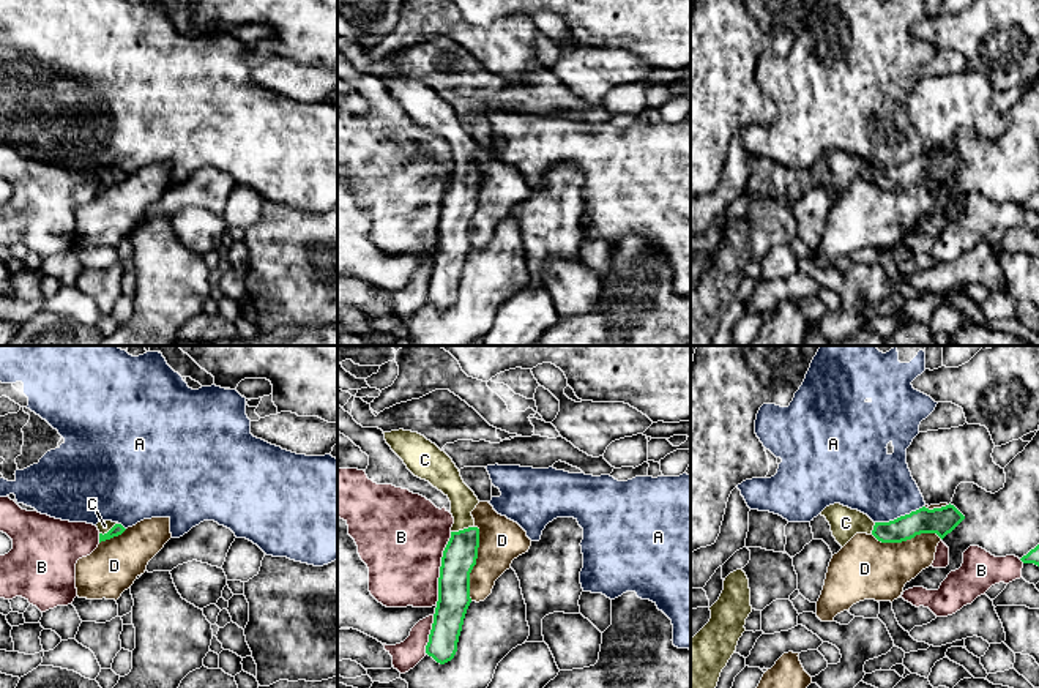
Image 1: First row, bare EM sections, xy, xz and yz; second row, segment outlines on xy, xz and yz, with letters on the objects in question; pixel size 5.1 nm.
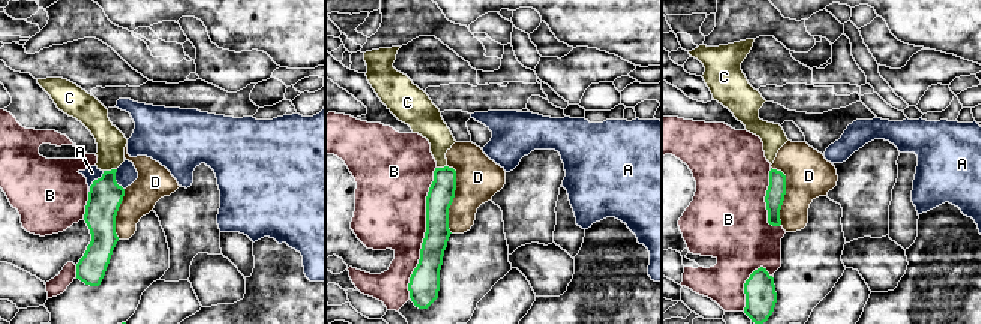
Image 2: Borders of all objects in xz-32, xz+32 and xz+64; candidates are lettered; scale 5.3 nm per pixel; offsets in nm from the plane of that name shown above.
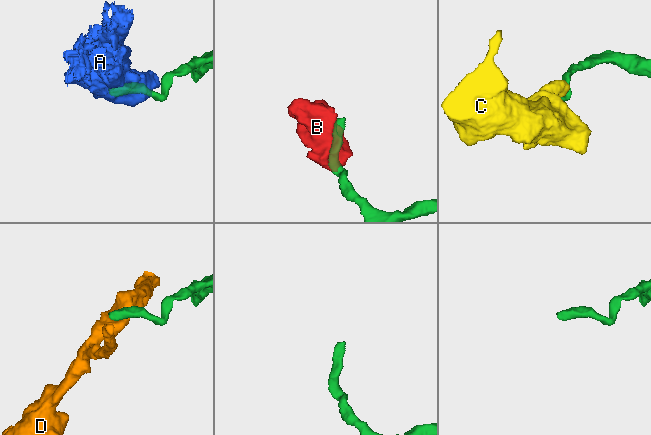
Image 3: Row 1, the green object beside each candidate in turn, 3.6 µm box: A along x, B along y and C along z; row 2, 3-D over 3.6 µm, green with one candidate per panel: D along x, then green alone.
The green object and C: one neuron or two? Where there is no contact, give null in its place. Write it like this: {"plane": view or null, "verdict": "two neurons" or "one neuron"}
{"plane": "xz", "verdict": "one neuron"}

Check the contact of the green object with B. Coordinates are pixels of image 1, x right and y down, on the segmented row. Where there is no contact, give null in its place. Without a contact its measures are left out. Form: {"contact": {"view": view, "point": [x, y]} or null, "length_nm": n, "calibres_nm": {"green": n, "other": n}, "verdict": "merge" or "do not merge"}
{"contact": {"view": "xz", "point": [440, 568]}, "length_nm": 380, "calibres_nm": {"green": 170, "other": 440}, "verdict": "do not merge"}

